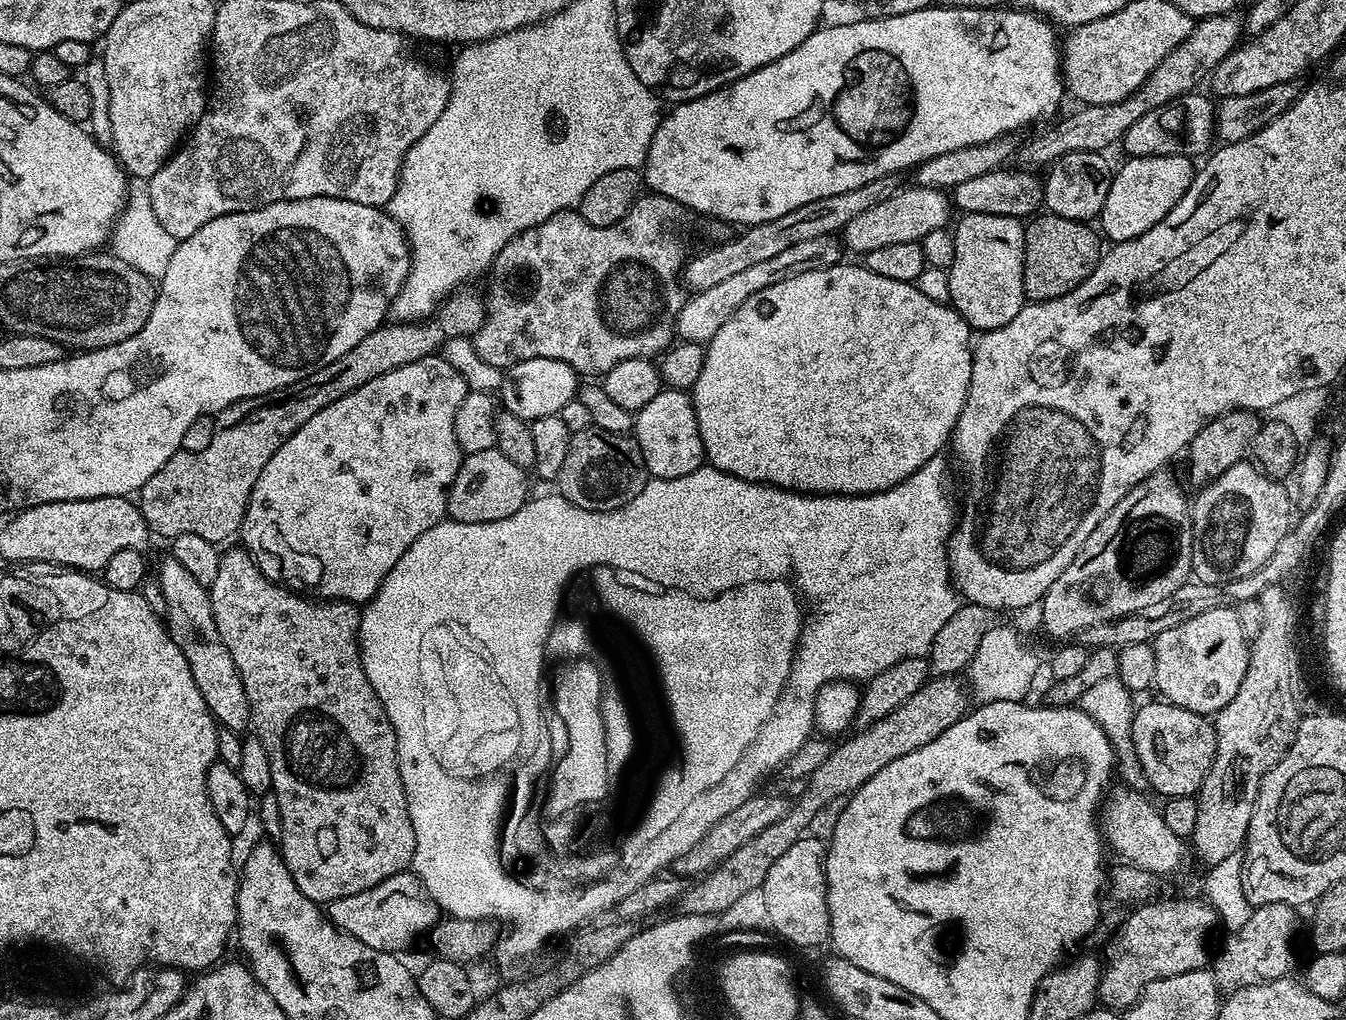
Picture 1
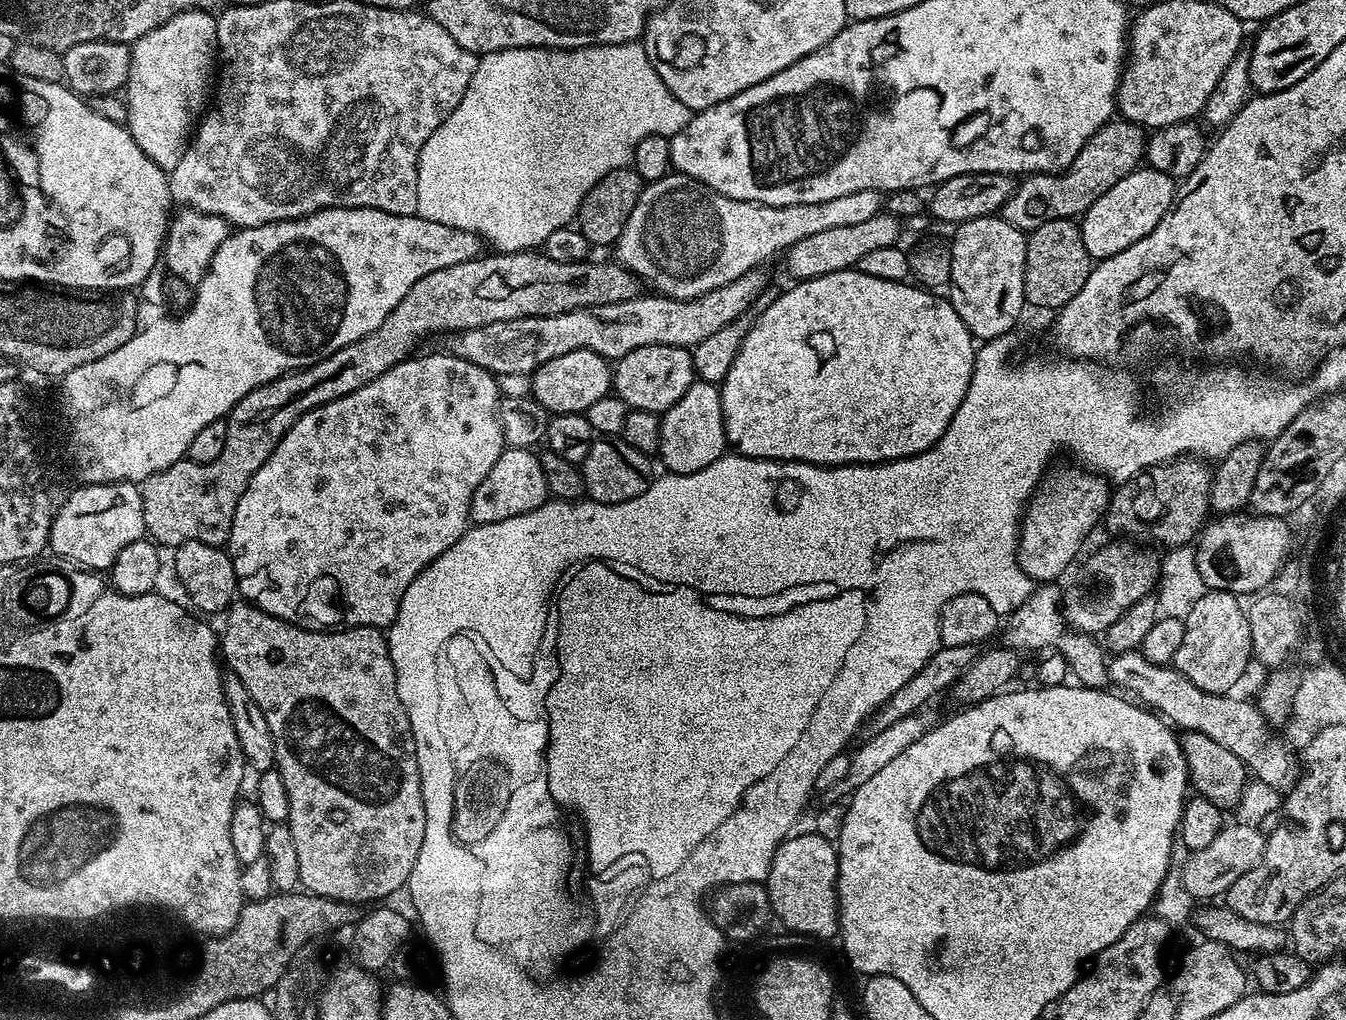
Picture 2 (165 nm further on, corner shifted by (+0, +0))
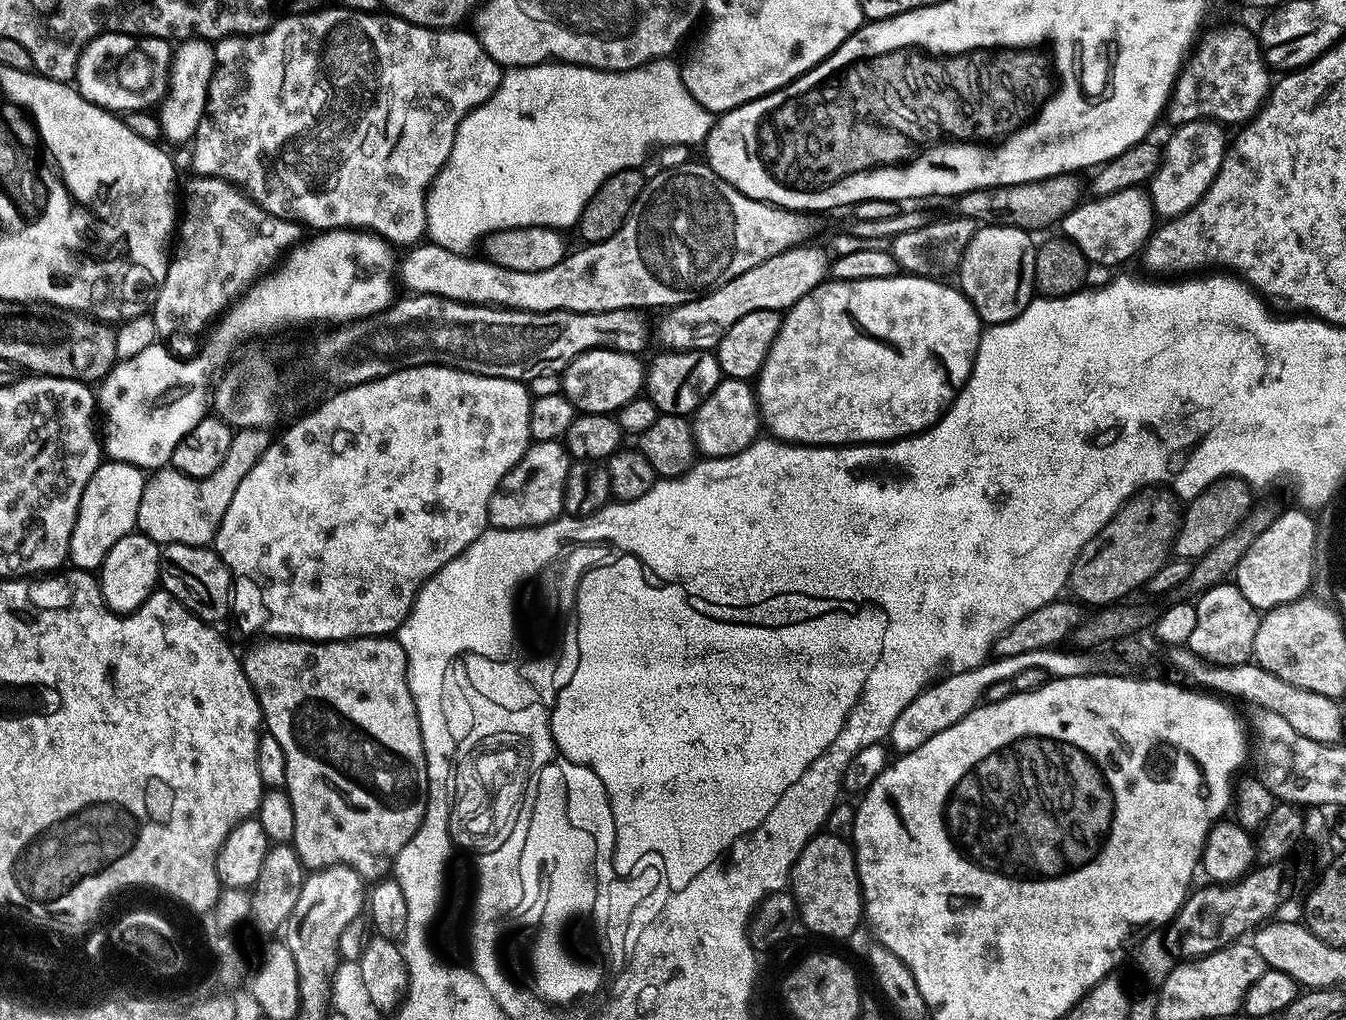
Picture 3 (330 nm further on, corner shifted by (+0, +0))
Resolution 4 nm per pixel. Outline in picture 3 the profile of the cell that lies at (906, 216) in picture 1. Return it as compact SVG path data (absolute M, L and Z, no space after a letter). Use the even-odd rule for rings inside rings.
M808 247L787 248L784 252L774 254L774 258L766 258L766 262L754 266L754 270L746 270L746 274L738 274L738 278L730 278L730 282L718 285L697 300L669 307L656 324L654 340L656 338L661 344L659 347L669 352L712 350L720 343L726 330L738 322L738 318L754 310L783 313L792 308L798 298L810 294L810 290L823 284L830 270L830 260L825 251Z

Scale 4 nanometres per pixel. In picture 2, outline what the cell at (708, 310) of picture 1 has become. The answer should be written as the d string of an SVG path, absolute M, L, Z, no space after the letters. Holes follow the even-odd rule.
M753 270L734 278L726 286L718 290L710 290L710 294L702 294L693 300L675 300L659 294L637 294L632 300L623 300L617 304L599 304L593 308L579 308L562 314L549 316L531 316L518 318L510 322L490 322L490 326L482 326L465 332L454 332L447 337L447 351L451 355L474 362L482 370L491 372L493 376L502 374L531 374L542 367L550 358L562 358L562 354L570 354L574 350L590 350L597 352L609 362L615 362L621 356L630 354L630 350L638 350L638 346L678 346L693 349L702 338L710 338L717 330L722 330L739 316L745 315L761 299L764 288L764 276L760 270Z

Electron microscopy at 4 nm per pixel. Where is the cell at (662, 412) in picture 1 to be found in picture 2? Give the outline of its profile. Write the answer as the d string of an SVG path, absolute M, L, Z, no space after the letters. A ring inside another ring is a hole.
M693 380L690 390L660 416L658 457L671 475L685 476L710 466L710 462L725 455L728 447L719 387L705 380Z

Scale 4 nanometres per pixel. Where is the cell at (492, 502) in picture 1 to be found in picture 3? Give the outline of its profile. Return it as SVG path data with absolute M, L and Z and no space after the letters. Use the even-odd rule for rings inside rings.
M538 440L528 445L526 454L498 482L488 507L488 522L493 528L518 530L549 524L564 512L566 474L573 459L560 440Z

